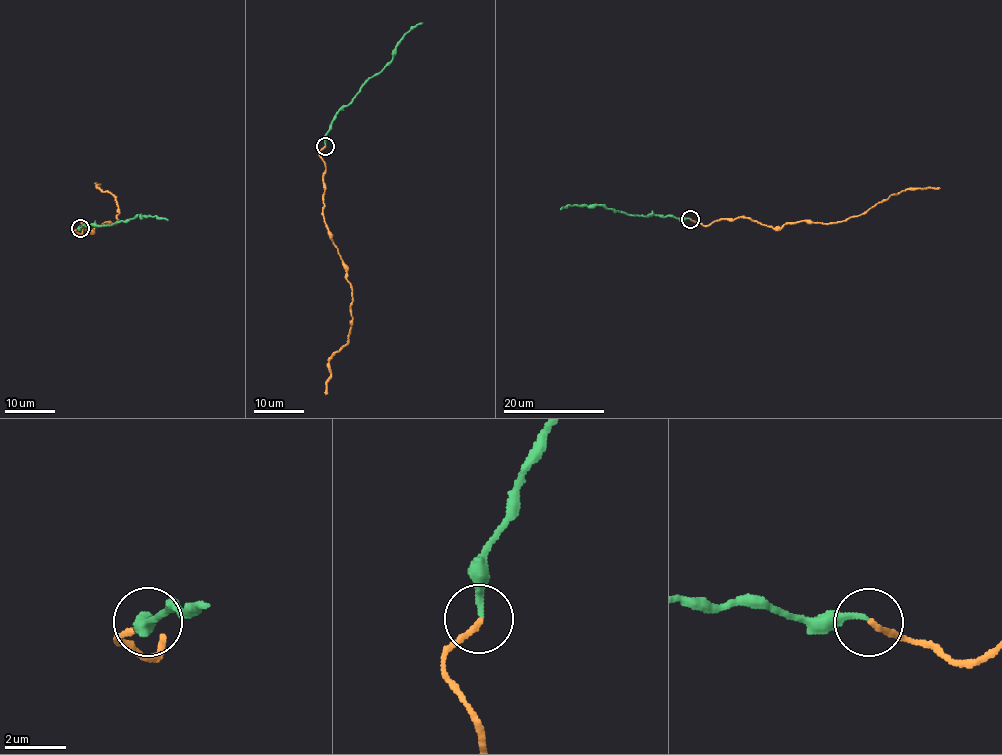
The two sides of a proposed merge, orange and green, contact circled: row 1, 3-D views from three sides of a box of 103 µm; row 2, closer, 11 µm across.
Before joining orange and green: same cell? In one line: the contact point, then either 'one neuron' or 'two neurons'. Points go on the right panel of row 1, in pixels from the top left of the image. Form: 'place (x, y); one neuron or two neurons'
place (690, 219); one neuron

